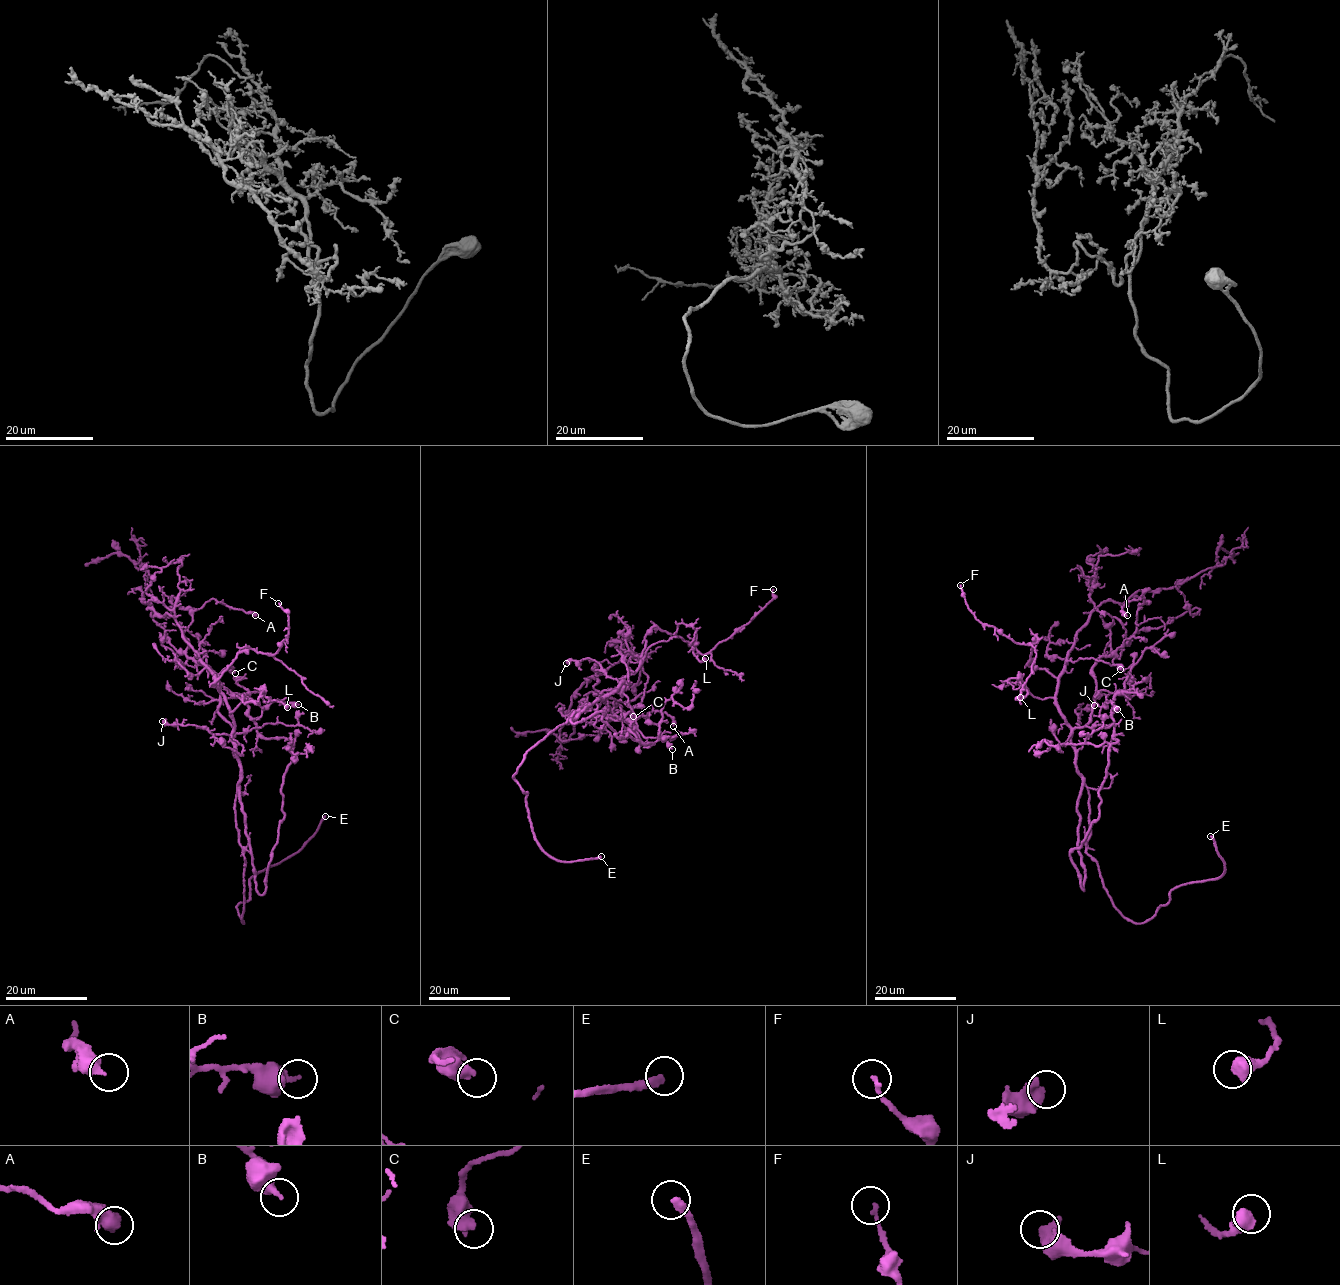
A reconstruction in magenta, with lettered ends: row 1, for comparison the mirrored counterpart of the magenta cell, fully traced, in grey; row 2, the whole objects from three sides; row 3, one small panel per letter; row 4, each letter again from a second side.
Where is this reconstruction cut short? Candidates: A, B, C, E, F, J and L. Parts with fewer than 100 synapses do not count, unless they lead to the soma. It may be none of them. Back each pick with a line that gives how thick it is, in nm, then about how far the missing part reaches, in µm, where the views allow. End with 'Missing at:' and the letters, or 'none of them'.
E: calibre 320 nm; missing 40 µm
Missing at: E

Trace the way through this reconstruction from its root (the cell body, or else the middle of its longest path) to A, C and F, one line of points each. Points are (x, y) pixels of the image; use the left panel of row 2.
A: (244, 815), (218, 681), (187, 657), (184, 630), (212, 599), (255, 615)
C: (244, 815), (240, 761), (231, 735), (234, 723), (215, 673), (230, 665), (235, 673)
F: (244, 815), (233, 717), (226, 697), (210, 685), (239, 652), (276, 653), (289, 627), (288, 612), (278, 603)

